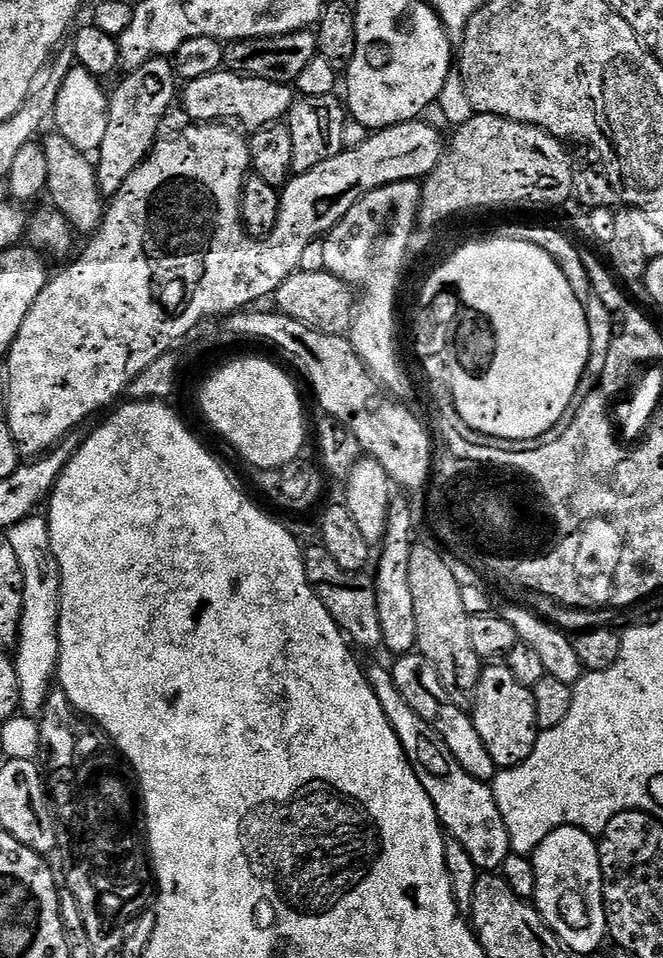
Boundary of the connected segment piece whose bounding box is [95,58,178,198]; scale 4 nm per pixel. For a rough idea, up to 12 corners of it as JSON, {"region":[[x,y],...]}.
{"region":[[171,59],[124,75],[108,97],[95,161],[116,196],[161,135],[178,100]]}

